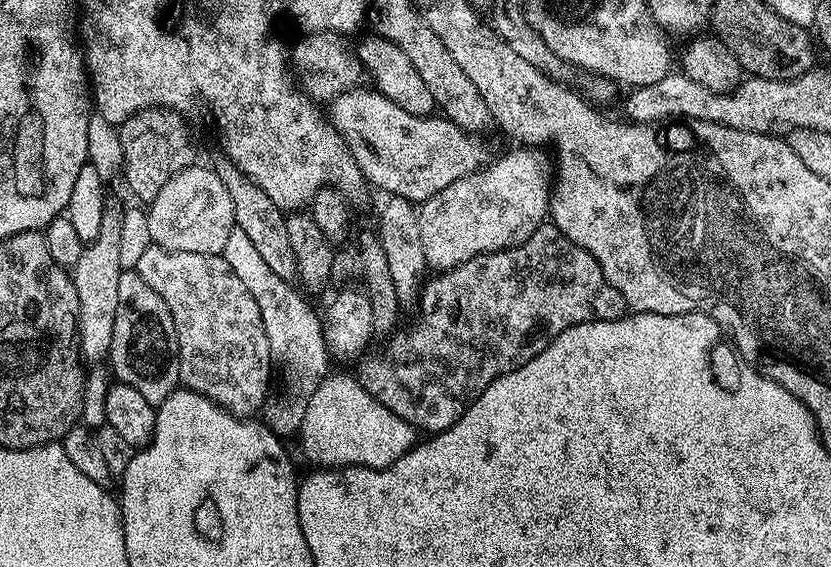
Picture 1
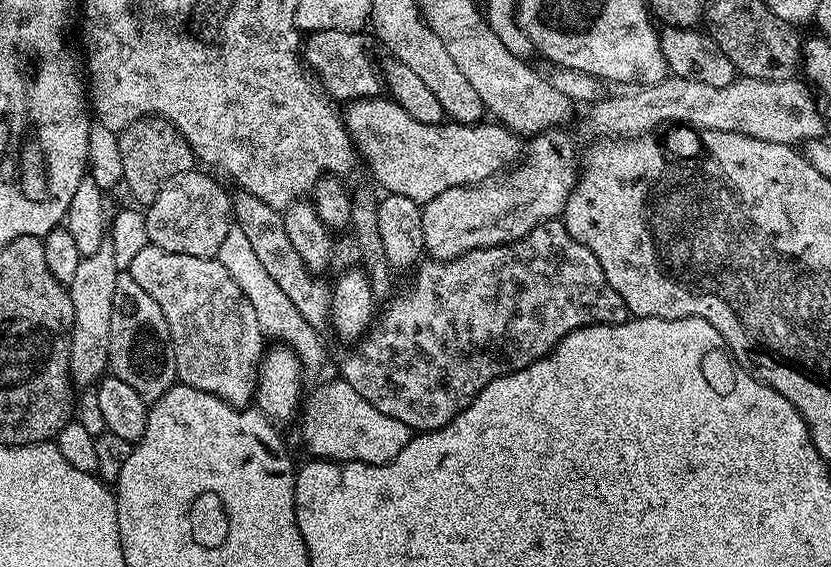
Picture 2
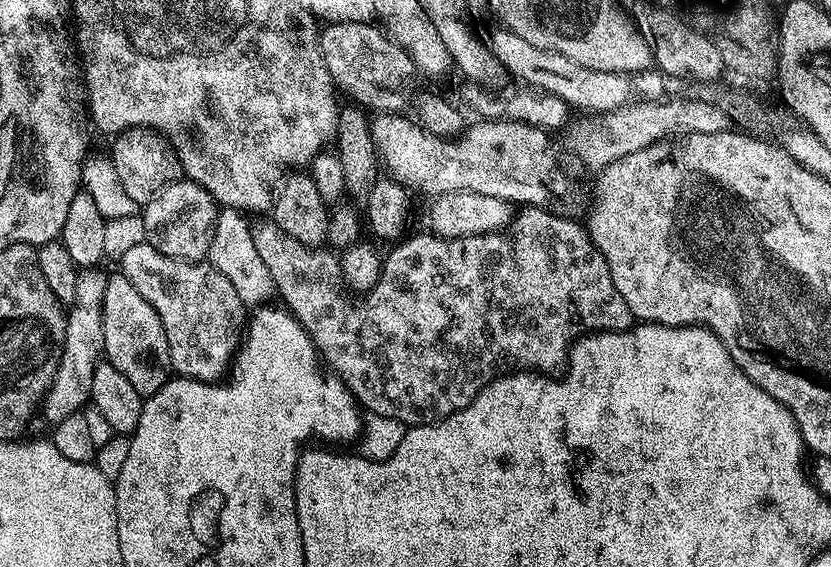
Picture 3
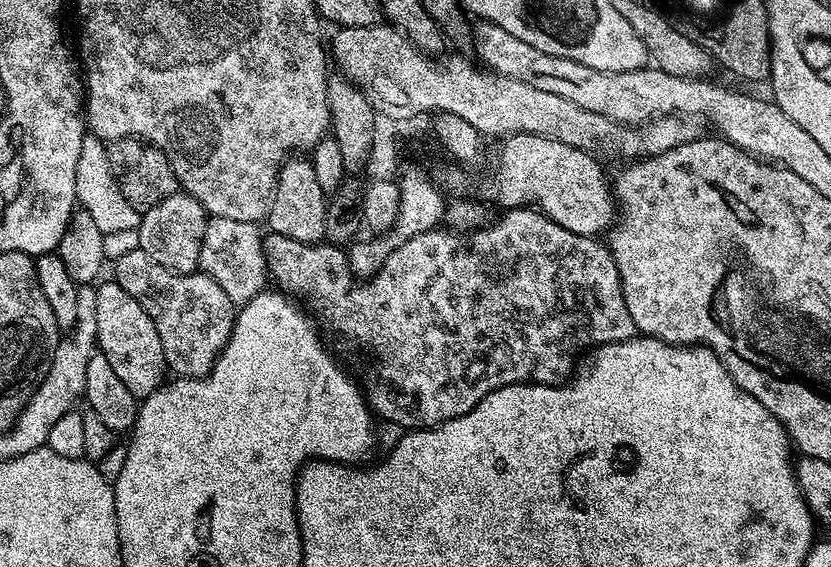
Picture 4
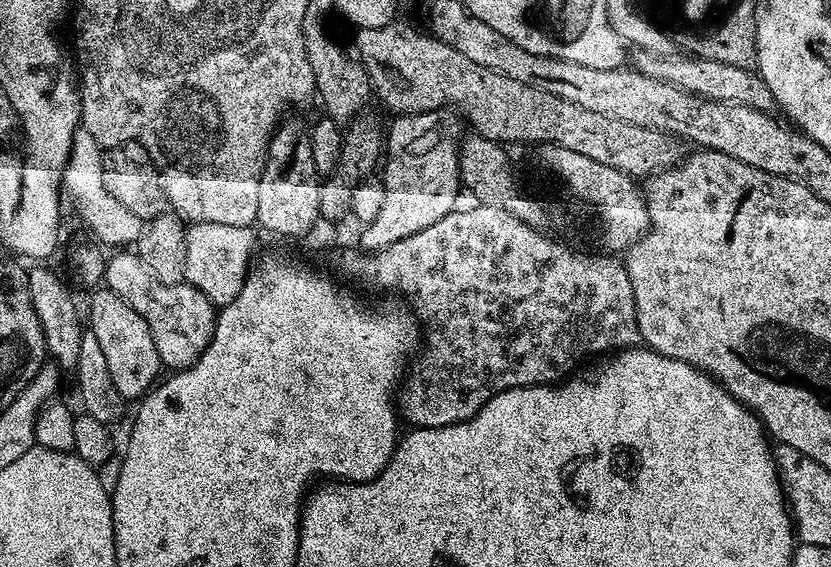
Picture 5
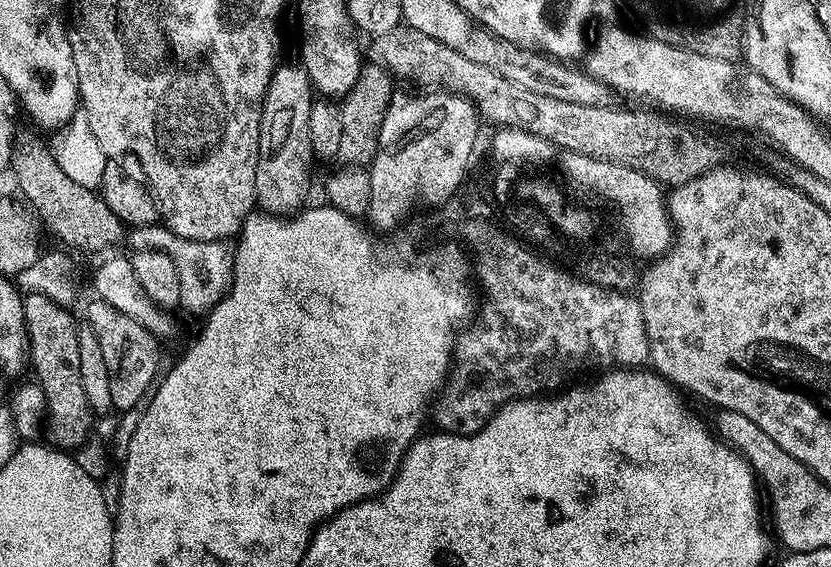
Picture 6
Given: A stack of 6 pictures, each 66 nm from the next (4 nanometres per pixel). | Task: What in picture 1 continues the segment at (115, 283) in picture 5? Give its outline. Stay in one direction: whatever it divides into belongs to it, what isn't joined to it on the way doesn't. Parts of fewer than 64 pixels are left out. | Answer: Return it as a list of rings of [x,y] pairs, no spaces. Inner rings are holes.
[[[151,243],[142,258],[139,258],[134,271],[142,278],[142,282],[146,282],[146,286],[150,286],[150,290],[154,290],[154,294],[158,294],[158,298],[162,298],[162,302],[166,302],[166,310],[170,310],[180,351],[180,384],[202,394],[231,416],[255,417],[263,409],[269,395],[268,379],[274,376],[270,342],[266,338],[266,326],[262,326],[262,314],[258,314],[258,302],[254,302],[242,278],[230,270],[223,255],[171,252]]]

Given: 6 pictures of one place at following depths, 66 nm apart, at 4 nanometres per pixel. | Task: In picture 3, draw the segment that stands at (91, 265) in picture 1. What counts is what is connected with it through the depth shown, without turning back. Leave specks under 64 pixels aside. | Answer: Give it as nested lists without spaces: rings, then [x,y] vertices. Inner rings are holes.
[[[101,270],[80,272],[78,286],[74,289],[74,302],[67,309],[66,338],[56,377],[47,395],[44,396],[42,416],[55,426],[62,418],[81,411],[91,401],[94,386],[94,370],[104,356],[104,335],[102,334],[102,298],[106,298],[106,282],[109,273]]]

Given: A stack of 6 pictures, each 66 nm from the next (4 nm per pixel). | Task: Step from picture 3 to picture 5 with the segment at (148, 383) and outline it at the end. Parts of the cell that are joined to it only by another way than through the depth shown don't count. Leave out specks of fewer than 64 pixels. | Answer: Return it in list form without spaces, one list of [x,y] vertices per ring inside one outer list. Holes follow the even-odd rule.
[[[100,286],[91,293],[92,301],[86,308],[86,320],[90,323],[90,331],[102,346],[102,354],[110,366],[110,378],[114,378],[114,386],[118,394],[122,394],[125,402],[136,402],[141,399],[157,383],[156,375],[162,372],[158,358],[158,346],[154,346],[154,338],[150,334],[150,326],[122,298],[118,298],[106,286]]]

